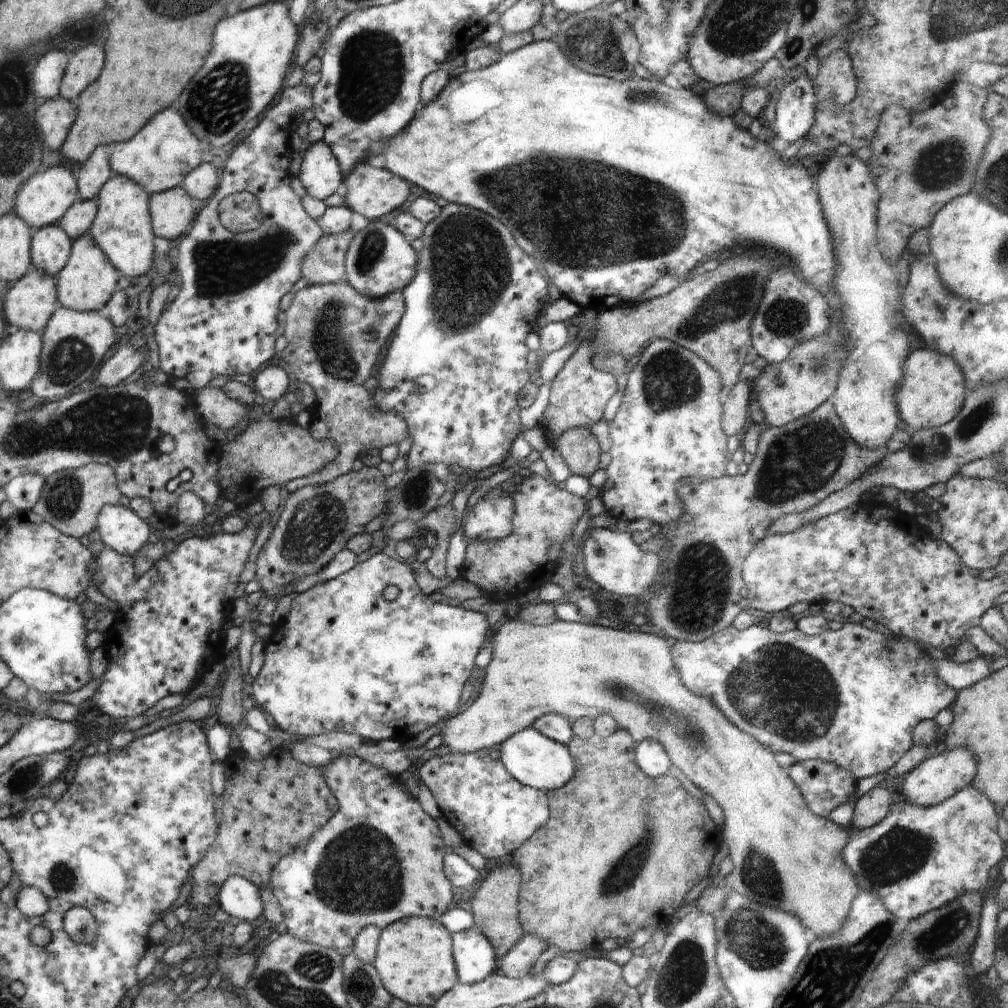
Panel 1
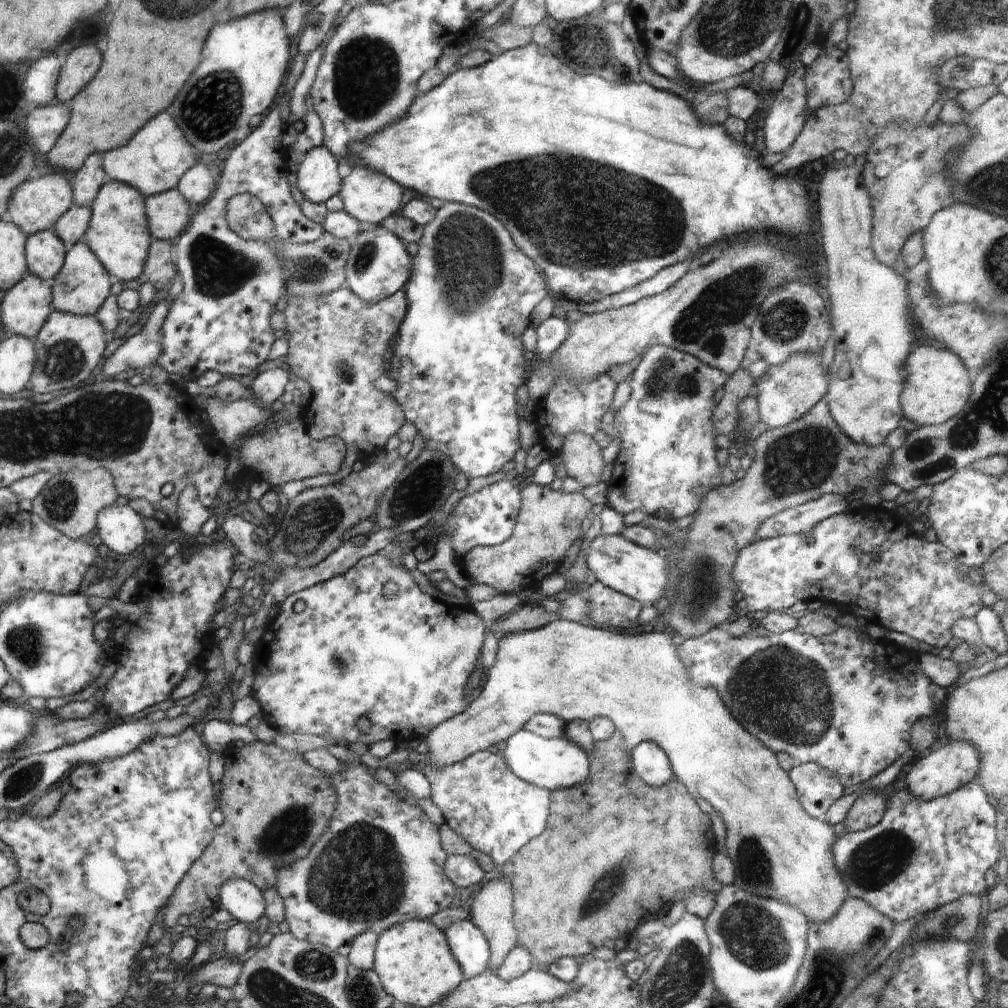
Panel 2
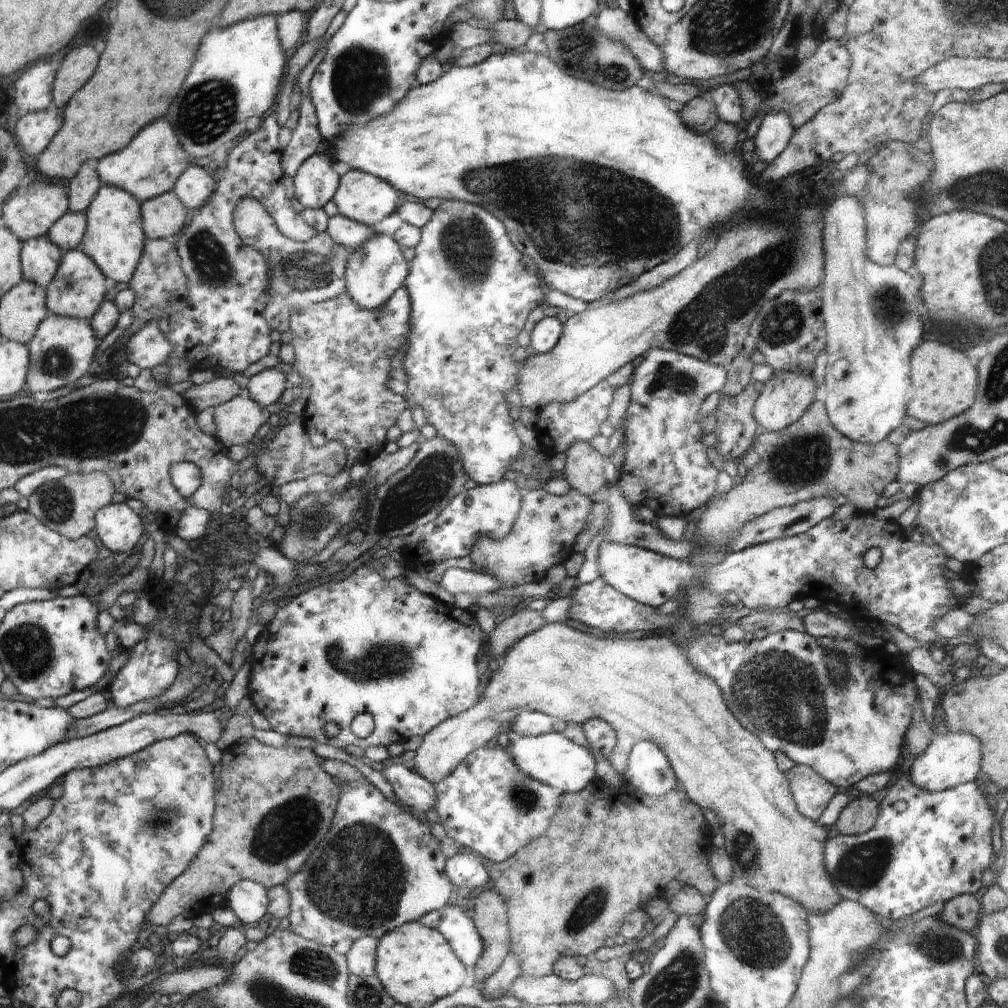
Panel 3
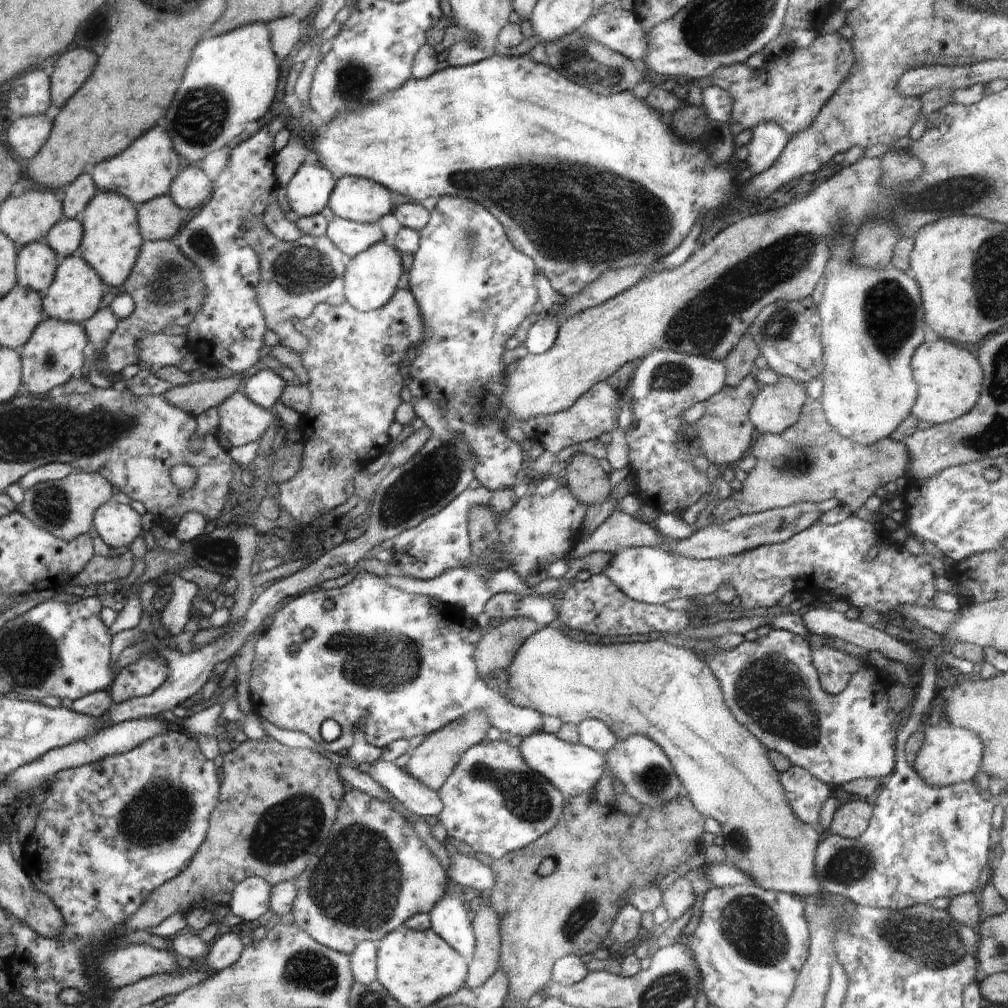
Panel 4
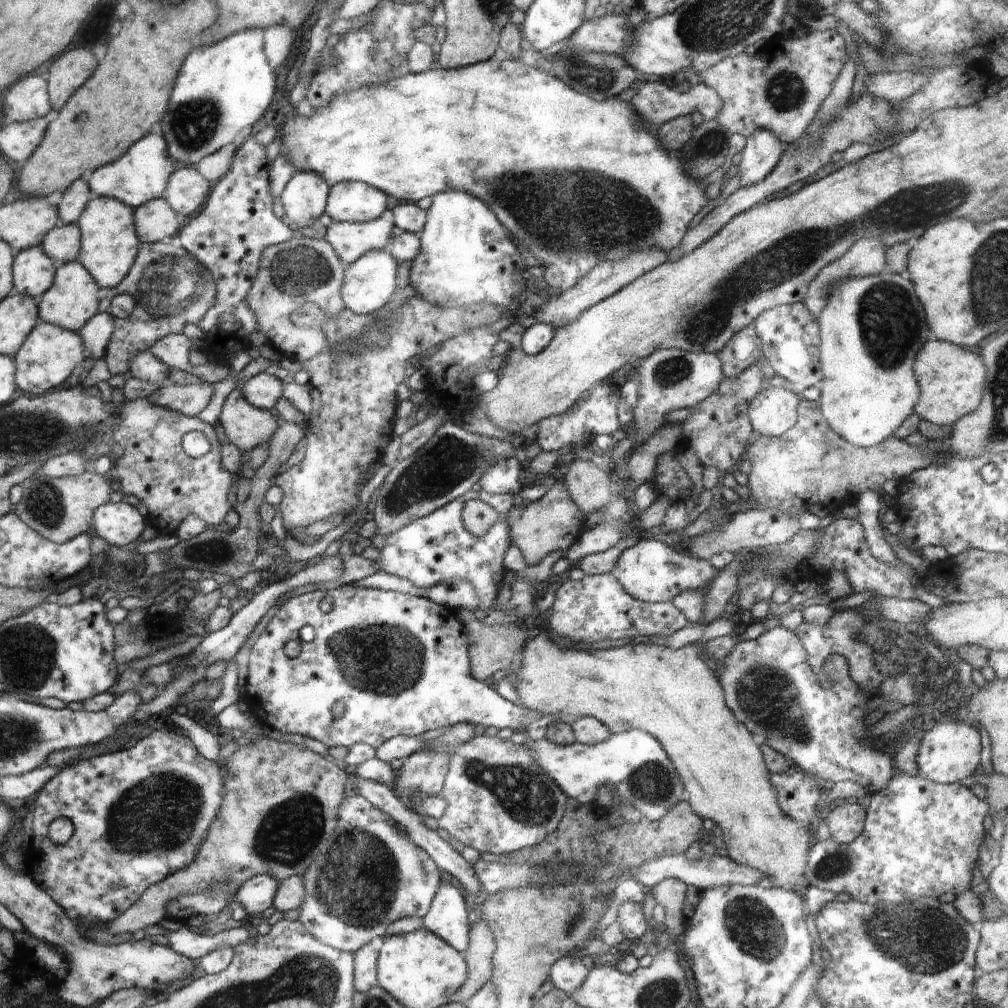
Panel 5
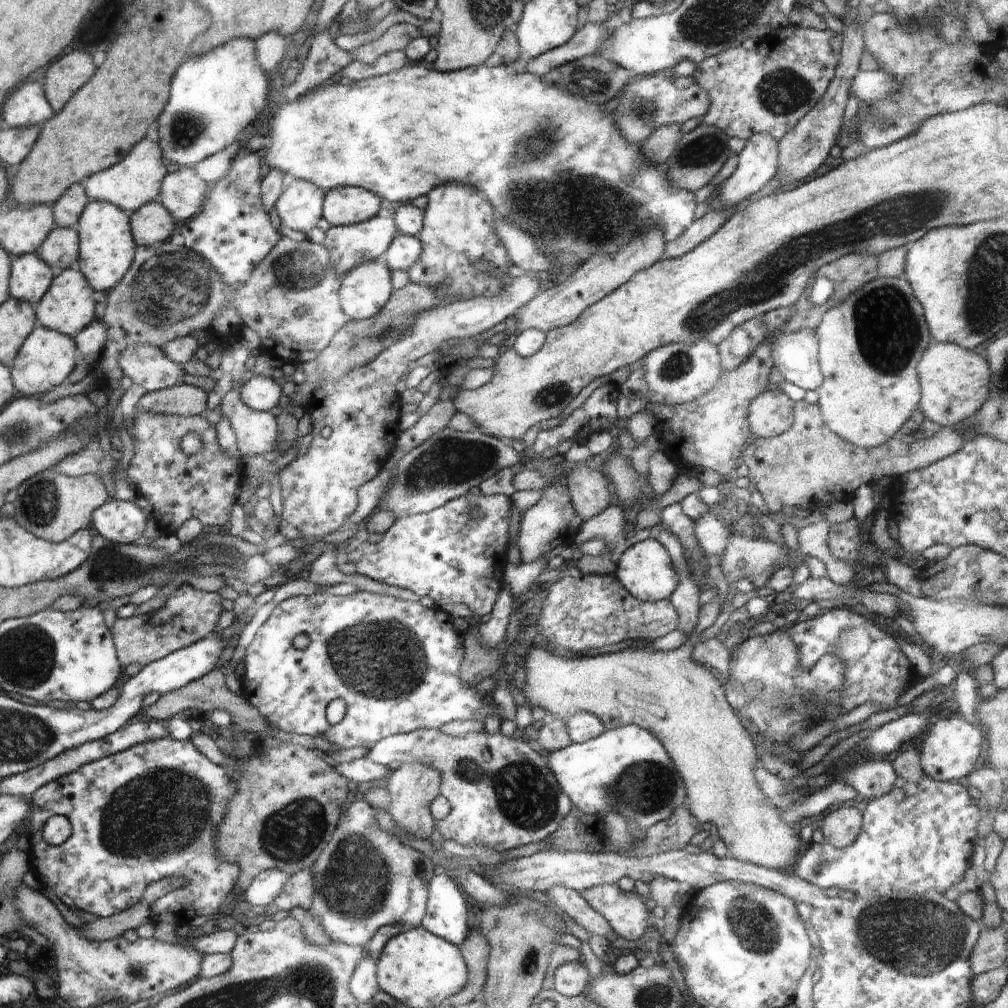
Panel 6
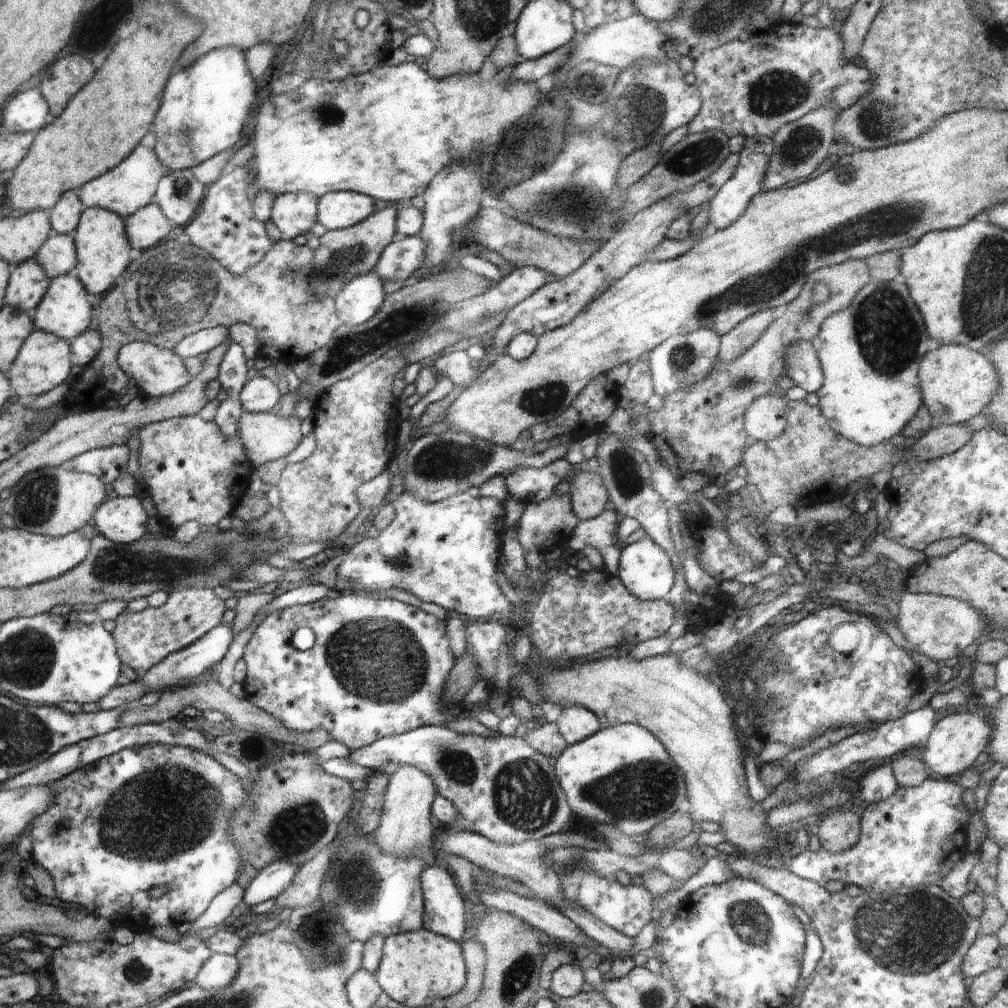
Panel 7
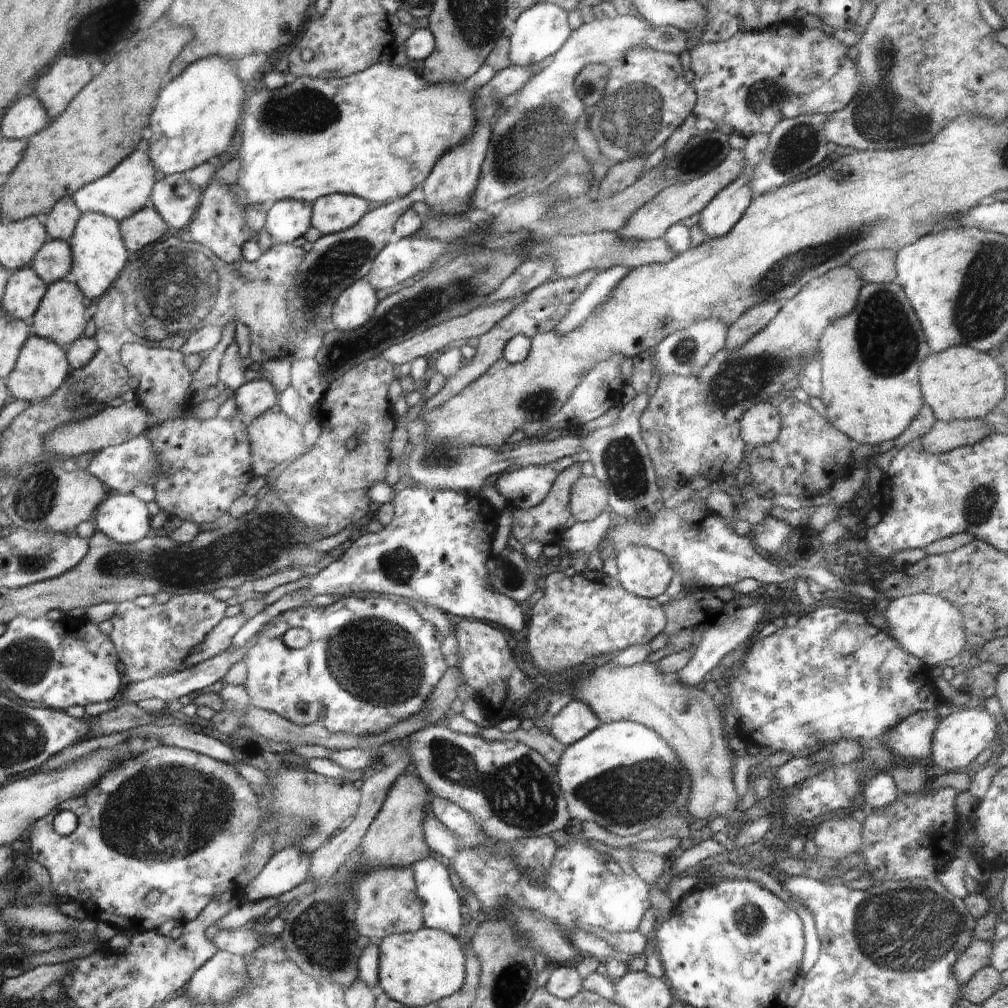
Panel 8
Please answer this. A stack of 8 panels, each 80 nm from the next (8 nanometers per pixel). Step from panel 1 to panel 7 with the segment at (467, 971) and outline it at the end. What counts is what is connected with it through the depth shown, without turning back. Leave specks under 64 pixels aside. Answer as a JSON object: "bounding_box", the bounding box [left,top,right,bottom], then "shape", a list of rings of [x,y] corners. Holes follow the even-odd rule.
{"bounding_box":[420,865,468,943],"shape":[[[427,865],[426,868],[422,868],[420,888],[422,888],[422,896],[424,896],[423,928],[462,943],[462,934],[464,934],[465,927],[468,925],[465,917],[466,898],[462,896],[462,892],[460,892],[460,888],[456,884],[455,876],[450,869],[436,865]]]}

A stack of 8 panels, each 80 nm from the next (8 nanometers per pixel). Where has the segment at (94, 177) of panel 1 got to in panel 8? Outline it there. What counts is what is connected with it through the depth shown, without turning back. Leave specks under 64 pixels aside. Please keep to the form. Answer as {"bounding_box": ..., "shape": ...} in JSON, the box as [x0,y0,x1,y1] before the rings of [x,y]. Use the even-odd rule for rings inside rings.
{"bounding_box":[42,196,81,242],"shape":[[[66,196],[64,200],[59,200],[58,204],[52,207],[52,210],[42,218],[42,222],[47,233],[53,239],[68,242],[76,228],[78,219],[81,217],[81,213],[72,198]]]}

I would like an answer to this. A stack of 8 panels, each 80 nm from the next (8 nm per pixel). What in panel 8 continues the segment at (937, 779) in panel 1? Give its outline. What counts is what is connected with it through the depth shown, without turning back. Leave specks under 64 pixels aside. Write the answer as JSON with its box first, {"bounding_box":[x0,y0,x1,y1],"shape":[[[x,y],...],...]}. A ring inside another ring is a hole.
{"bounding_box":[931,707,998,773],"shape":[[[982,707],[963,709],[942,719],[936,727],[932,739],[931,758],[936,766],[948,773],[958,768],[966,768],[978,754],[991,746],[998,738],[998,725],[994,716]]]}

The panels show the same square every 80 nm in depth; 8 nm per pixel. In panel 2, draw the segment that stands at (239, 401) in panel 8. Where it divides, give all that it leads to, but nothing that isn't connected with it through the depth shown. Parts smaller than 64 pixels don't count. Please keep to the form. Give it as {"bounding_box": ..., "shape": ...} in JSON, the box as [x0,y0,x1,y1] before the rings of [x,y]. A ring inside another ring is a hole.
{"bounding_box":[251,366,288,407],"shape":[[[280,366],[260,372],[251,382],[254,399],[269,407],[274,400],[278,400],[284,394],[286,382],[288,382],[288,376],[286,371],[280,370]]]}

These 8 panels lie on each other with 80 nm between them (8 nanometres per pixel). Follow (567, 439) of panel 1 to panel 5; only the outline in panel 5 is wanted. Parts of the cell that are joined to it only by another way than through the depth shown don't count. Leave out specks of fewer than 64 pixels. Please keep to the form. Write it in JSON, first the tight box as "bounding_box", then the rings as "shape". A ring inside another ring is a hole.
{"bounding_box":[563,458,612,516],"shape":[[[576,458],[563,481],[576,506],[587,516],[610,503],[612,480],[608,470],[600,469],[592,461]]]}

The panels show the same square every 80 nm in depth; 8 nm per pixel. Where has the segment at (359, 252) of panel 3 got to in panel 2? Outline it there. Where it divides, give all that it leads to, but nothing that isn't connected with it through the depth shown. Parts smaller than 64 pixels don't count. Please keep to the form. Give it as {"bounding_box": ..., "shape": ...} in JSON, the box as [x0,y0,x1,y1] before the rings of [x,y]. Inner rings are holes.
{"bounding_box":[346,225,412,301],"shape":[[[381,225],[373,227],[364,226],[351,242],[351,254],[346,266],[346,286],[361,299],[379,301],[386,299],[395,292],[404,291],[412,270],[412,258],[408,255],[408,241],[397,237],[395,233]]]}

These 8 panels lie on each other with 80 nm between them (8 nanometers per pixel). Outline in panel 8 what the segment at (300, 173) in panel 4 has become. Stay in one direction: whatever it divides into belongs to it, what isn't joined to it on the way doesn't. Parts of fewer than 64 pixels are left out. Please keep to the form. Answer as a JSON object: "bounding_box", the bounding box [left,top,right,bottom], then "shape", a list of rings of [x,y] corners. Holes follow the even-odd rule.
{"bounding_box":[264,199,313,243],"shape":[[[298,199],[277,200],[267,208],[267,221],[264,228],[274,243],[293,242],[310,228],[313,220],[313,203]]]}

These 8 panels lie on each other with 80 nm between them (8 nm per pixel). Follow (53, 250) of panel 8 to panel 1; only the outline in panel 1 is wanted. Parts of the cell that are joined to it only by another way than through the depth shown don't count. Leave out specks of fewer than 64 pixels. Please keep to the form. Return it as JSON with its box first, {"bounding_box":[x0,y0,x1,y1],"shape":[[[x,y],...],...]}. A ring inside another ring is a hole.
{"bounding_box":[58,198,98,239],"shape":[[[96,198],[90,200],[82,199],[64,214],[58,225],[64,229],[64,232],[68,233],[69,237],[77,239],[90,231],[96,215],[98,215]]]}

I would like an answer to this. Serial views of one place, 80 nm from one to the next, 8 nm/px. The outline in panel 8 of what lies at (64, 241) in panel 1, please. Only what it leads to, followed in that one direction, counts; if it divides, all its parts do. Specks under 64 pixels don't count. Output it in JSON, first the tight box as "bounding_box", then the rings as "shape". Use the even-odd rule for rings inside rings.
{"bounding_box":[4,265,47,320],"shape":[[[31,265],[16,269],[4,295],[6,314],[22,320],[30,318],[44,299],[44,292],[47,292],[46,282]]]}

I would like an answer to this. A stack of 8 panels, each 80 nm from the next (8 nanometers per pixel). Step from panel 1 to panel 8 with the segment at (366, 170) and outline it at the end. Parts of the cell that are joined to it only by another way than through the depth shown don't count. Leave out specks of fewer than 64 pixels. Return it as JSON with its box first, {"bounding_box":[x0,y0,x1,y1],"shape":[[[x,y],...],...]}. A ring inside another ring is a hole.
{"bounding_box":[313,194,368,235],"shape":[[[331,194],[313,202],[313,223],[322,235],[339,233],[354,227],[368,212],[364,197]]]}

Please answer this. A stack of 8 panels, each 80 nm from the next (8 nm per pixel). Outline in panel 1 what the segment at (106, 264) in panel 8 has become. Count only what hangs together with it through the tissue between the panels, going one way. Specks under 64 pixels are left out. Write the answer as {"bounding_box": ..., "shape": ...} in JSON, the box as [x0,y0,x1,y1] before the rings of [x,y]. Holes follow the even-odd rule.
{"bounding_box":[88,174,155,276],"shape":[[[114,174],[101,186],[96,196],[98,215],[88,234],[92,235],[111,263],[125,276],[142,276],[153,266],[155,232],[152,232],[146,191],[135,180]]]}

